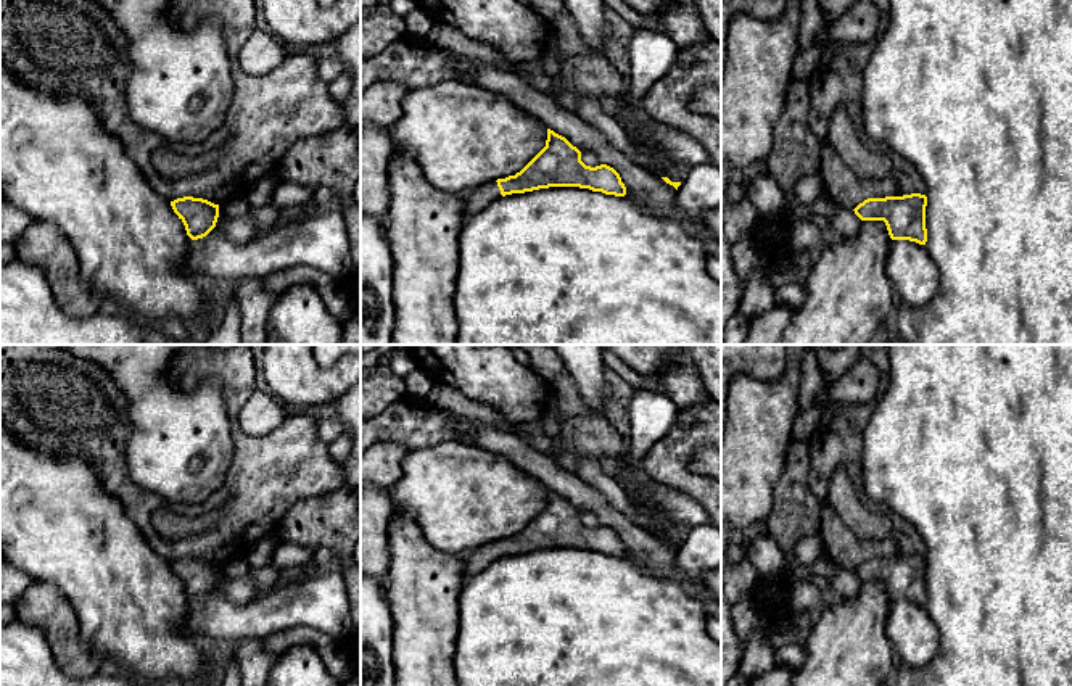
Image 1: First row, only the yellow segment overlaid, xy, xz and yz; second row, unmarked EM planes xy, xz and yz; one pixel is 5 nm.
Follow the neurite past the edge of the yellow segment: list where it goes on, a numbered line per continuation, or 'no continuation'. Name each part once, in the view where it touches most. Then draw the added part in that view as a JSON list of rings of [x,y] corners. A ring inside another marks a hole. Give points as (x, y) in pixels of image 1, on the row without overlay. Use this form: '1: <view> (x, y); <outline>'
1: xz (478, 559); [[[484,543],[478,546],[476,549],[468,552],[468,557],[464,564],[464,578],[468,580],[470,576],[480,573],[499,557],[502,556],[497,543]]]

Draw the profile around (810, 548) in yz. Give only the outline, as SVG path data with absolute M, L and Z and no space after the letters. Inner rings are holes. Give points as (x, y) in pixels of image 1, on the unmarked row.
M819 533L805 536L795 544L795 557L805 567L824 556L824 544Z

